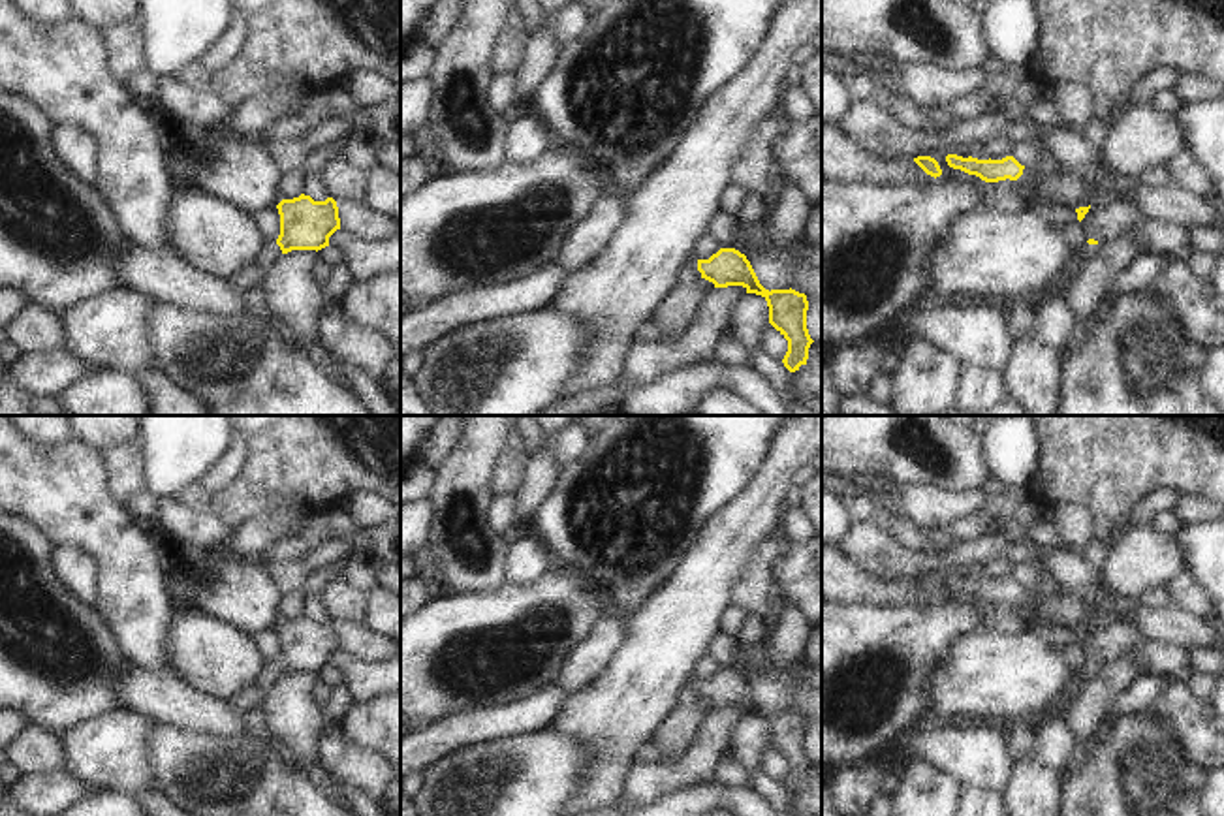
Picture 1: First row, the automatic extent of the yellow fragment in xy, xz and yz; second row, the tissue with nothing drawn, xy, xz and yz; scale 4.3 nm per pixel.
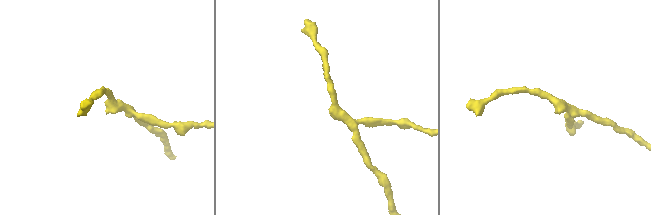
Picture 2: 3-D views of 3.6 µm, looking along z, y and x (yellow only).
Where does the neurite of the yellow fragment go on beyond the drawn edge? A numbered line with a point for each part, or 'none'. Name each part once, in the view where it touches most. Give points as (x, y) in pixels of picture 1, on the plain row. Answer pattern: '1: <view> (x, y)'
1: xy (271, 674)

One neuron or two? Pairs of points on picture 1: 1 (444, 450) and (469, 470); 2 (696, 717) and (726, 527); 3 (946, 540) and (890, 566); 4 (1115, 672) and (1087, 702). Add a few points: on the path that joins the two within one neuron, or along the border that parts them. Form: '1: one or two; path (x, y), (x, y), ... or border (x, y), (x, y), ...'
1: two; border (463, 435), (457, 450), (437, 474)
2: two; border (679, 706), (653, 737)
3: two; border (959, 544), (935, 548)
4: one; path (1110, 679), (1095, 694)

